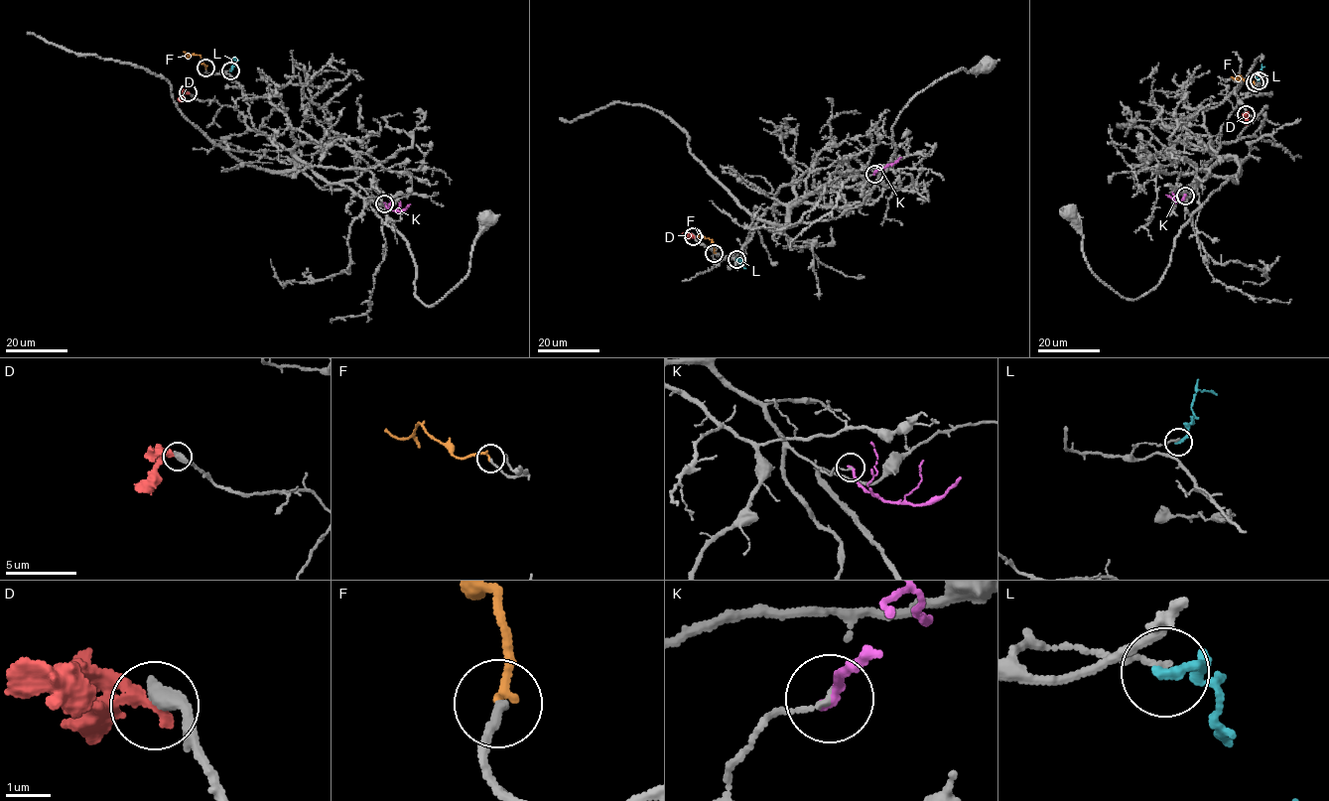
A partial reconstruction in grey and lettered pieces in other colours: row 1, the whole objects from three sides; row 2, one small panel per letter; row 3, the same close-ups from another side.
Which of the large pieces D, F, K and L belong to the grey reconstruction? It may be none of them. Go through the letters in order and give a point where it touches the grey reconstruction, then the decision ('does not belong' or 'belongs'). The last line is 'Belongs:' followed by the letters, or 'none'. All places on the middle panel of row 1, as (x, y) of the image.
D: contact (693, 236); does not belong
F: contact (714, 253); belongs
K: contact (874, 174); does not belong
L: contact (736, 259); does not belong
Belongs: F

